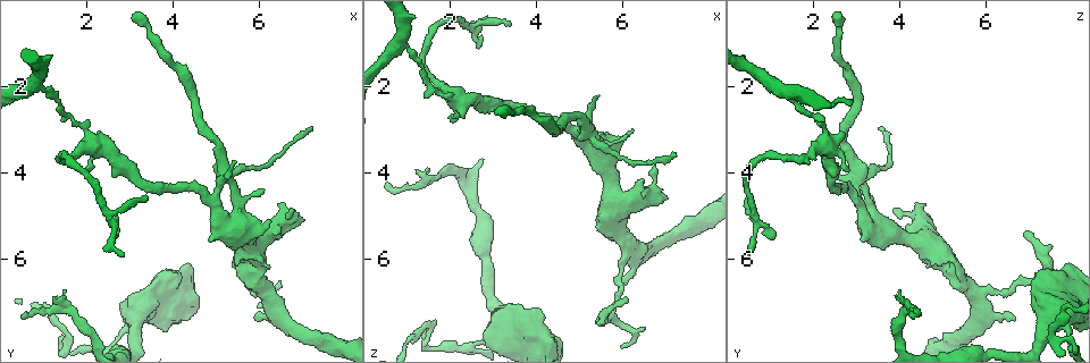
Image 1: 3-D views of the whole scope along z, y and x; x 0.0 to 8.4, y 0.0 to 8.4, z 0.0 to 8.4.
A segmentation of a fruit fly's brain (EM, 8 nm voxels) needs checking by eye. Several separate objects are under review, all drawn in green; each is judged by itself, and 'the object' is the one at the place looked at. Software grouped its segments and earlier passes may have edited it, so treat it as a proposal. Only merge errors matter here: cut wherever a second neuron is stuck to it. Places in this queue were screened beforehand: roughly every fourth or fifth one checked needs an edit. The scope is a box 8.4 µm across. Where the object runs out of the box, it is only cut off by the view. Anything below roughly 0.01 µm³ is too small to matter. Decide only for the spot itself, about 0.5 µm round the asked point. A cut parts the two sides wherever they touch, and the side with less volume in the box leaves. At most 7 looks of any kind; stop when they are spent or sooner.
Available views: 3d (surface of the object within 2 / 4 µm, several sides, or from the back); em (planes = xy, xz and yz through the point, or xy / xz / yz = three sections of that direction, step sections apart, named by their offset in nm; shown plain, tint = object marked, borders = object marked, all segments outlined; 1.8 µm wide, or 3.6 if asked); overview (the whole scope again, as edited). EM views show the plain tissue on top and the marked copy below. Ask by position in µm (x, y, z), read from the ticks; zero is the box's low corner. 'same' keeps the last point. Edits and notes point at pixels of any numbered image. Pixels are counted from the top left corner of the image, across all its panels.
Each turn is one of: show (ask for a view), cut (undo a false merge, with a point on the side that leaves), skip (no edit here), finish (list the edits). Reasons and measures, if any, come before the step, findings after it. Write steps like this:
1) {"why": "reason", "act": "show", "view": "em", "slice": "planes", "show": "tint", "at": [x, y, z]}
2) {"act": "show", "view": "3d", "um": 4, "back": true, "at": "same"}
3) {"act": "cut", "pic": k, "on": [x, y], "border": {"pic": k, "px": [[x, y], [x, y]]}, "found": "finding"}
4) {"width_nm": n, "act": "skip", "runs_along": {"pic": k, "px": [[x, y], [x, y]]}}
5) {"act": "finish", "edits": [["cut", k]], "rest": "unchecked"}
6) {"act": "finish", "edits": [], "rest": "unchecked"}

{"why": "sudden change in width", "act": "show", "view": "3d", "um": 2, "at": [6.70, 4.95, 4.40]}

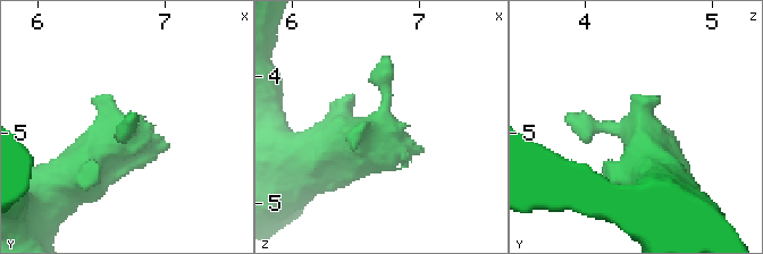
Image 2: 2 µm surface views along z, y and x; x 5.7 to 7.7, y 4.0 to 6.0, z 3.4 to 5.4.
{"act": "show", "view": "em", "slice": "planes", "show": "borders", "at": [6.64, 5.02, 4.42]}

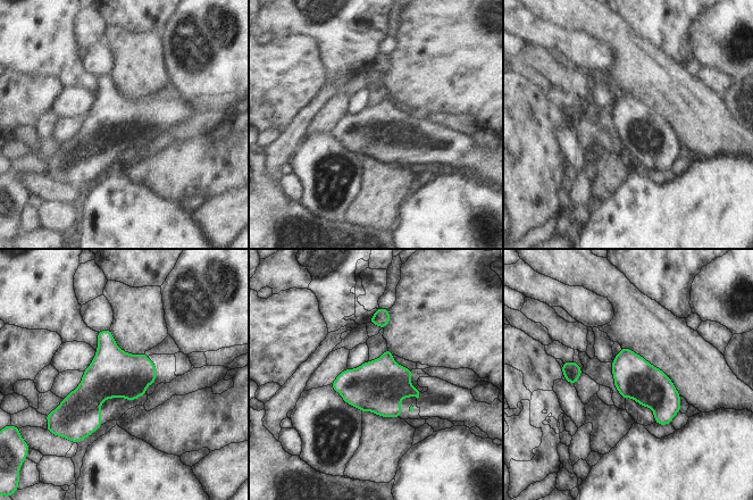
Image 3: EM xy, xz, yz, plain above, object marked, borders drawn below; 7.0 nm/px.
{"act": "skip", "found": "continuous, no second neuron"}

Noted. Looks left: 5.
{"why": "branch point", "act": "show", "view": "em", "slice": "planes", "show": "tint", "at": [5.30, 4.10, 3.20]}

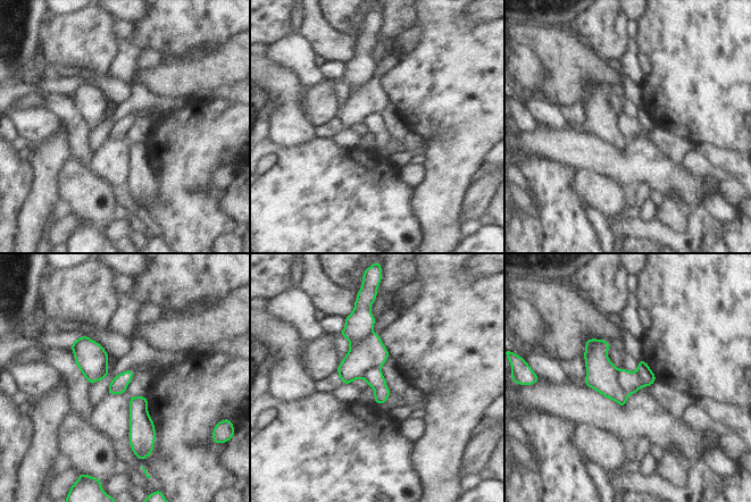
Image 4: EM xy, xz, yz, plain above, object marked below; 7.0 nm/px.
{"act": "skip", "found": "all the same neuron"}

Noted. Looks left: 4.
{"why": "four arms meet", "act": "show", "view": "3d", "um": 4, "at": [6.10, 6.75, 5.70]}

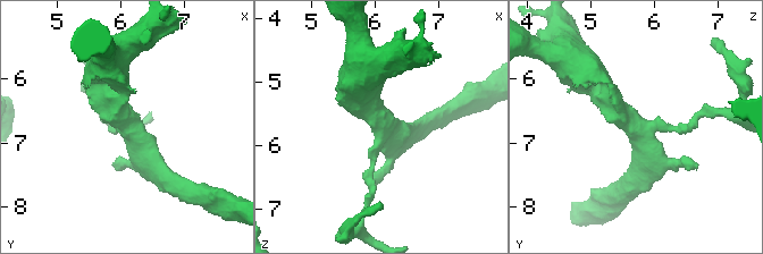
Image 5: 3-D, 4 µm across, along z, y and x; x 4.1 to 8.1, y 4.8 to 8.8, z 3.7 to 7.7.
{"arms": 4, "why": "now the EM", "act": "show", "view": "em", "slice": "planes", "show": "tint", "at": [6.10, 6.75, 5.70]}

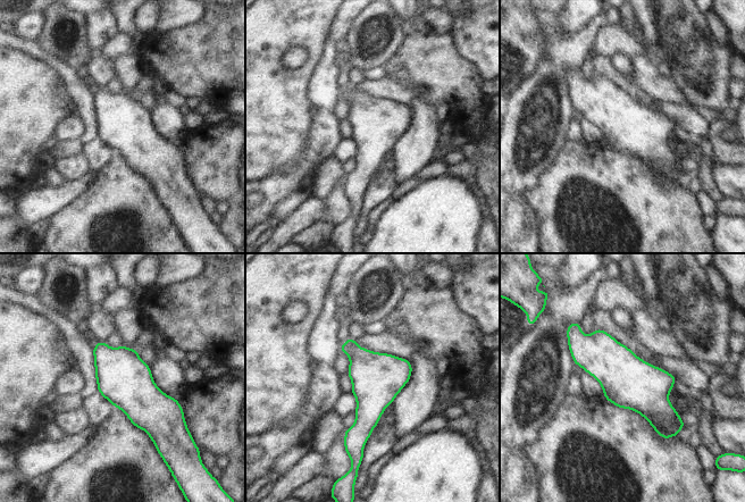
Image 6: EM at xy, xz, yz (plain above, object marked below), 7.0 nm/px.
{"act": "skip", "found": "continuous, no second neuron"}

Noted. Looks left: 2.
{"act": "finish", "edits": [], "rest": "unchecked"}

